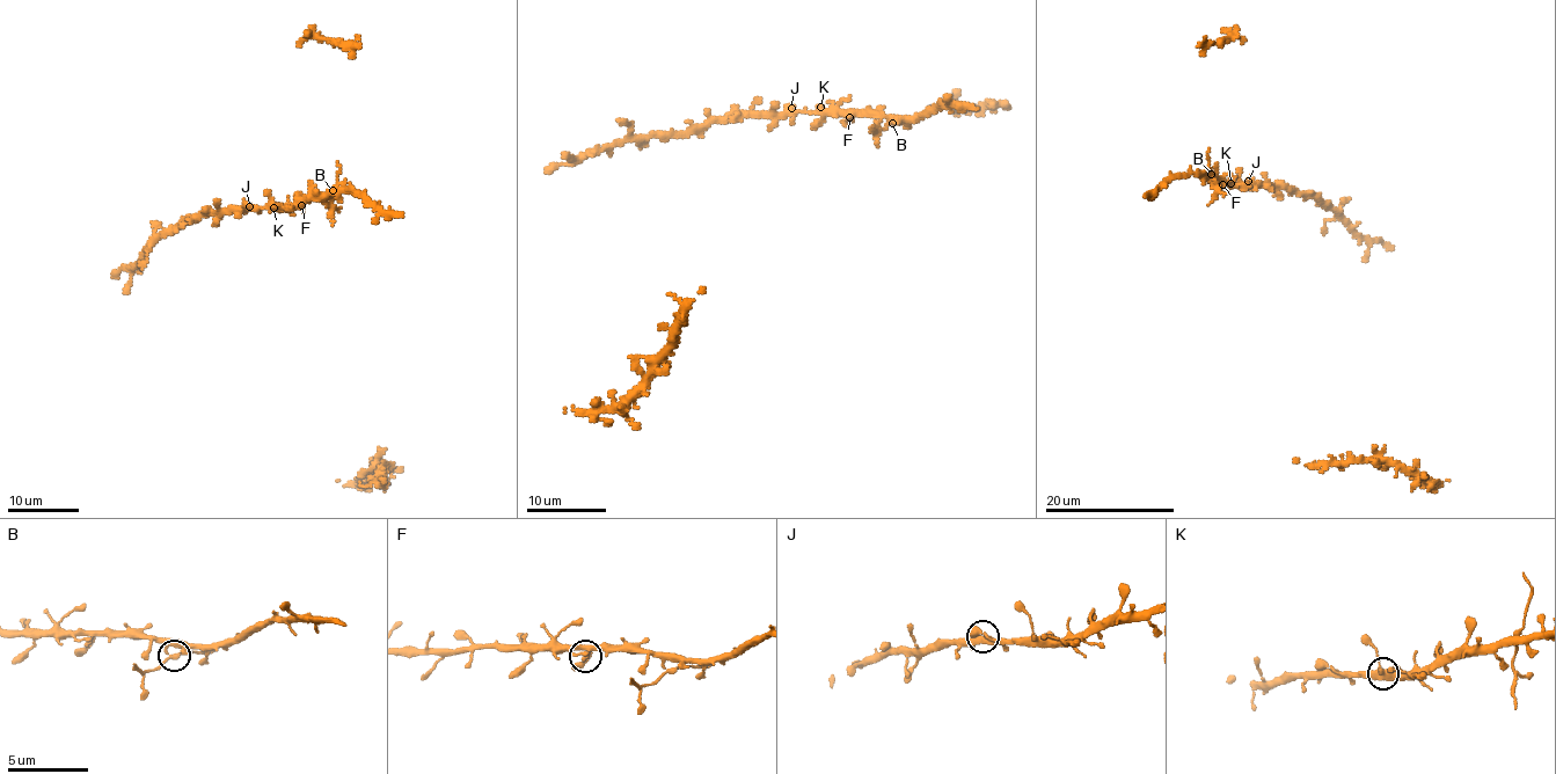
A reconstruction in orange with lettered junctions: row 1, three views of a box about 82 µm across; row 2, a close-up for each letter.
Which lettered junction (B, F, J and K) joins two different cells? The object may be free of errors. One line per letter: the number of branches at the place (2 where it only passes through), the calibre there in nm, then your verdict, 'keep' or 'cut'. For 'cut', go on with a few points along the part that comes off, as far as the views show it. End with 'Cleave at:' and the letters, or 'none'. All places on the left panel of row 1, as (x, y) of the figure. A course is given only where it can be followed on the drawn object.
B: 3 branches meet; 180 nm thick; cut; foreign part runs (333, 190), (333, 224)
F: 3 branches meet; 240 nm thick; keep
J: 3 branches meet; 240 nm thick; keep
K: 3 branches meet; 280 nm thick; keep
Cleave at: B

